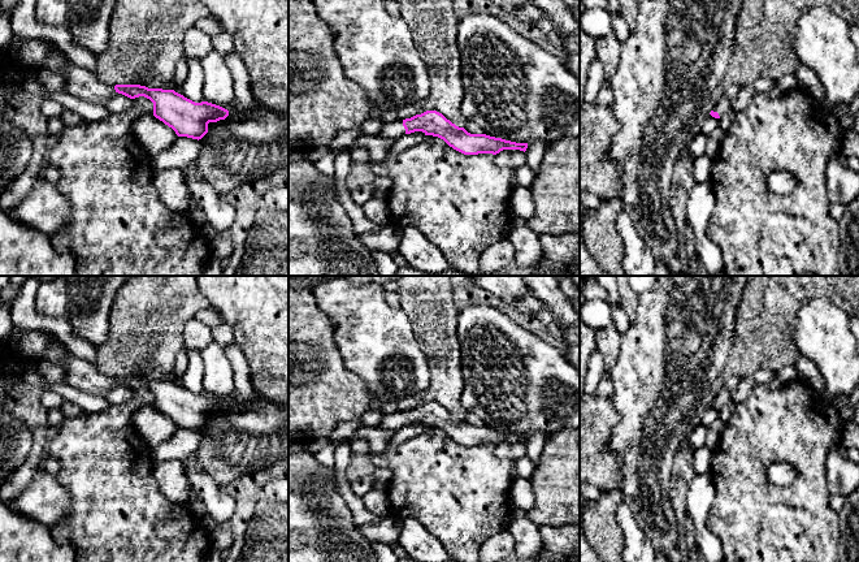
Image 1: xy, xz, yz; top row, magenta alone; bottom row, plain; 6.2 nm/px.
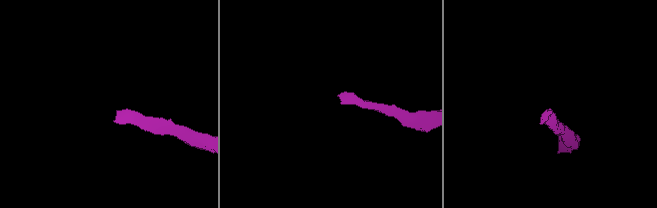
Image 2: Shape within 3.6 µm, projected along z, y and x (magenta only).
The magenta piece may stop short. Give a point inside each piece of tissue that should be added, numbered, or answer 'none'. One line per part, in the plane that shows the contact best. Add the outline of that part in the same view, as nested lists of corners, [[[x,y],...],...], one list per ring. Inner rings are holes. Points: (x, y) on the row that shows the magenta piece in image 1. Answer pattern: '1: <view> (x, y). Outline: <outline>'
none

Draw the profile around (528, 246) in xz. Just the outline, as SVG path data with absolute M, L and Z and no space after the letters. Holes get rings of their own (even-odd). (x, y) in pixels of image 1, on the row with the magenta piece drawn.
M526 224L512 228L507 239L516 250L515 264L526 271L534 271L543 255L541 237Z

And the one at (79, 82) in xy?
M71 62L61 73L65 90L84 101L104 105L116 94L113 85L101 83L94 73Z

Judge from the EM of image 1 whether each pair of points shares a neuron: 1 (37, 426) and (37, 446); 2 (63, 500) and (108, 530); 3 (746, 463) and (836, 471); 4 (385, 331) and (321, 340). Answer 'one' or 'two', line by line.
1: one
2: two
3: two
4: two

